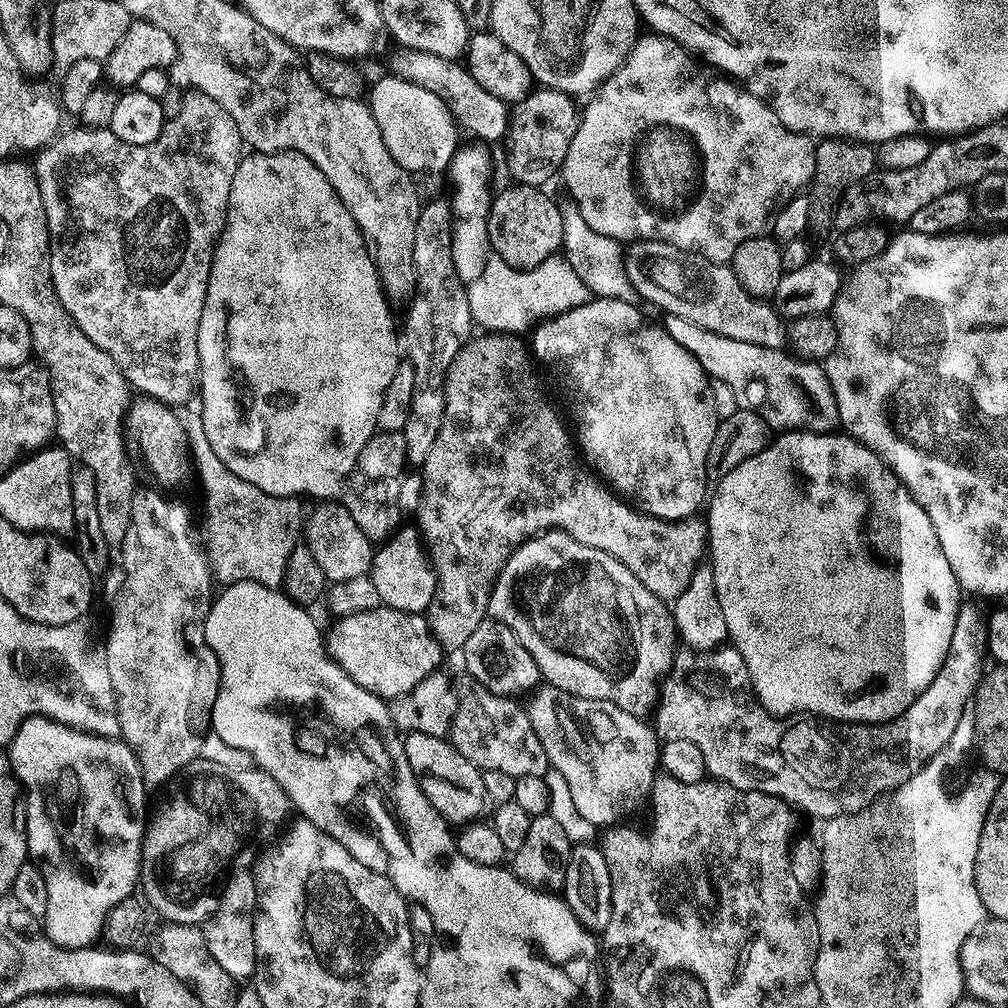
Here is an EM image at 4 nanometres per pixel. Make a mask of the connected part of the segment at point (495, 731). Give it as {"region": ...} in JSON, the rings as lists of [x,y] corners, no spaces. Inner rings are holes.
{"region":[[[473,680],[457,687],[457,705],[449,743],[481,771],[505,771],[511,777],[544,776],[550,765],[542,742],[534,734],[527,711],[513,697],[500,696]]]}

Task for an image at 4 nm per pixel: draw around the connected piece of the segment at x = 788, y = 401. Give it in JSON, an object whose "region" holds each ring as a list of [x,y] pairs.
{"region":[[[665,315],[663,319],[662,327],[670,334],[670,338],[674,338],[674,342],[682,346],[682,350],[694,354],[694,358],[709,378],[728,387],[729,394],[736,399],[735,407],[757,412],[766,421],[769,429],[834,432],[840,428],[836,399],[819,363],[799,358],[779,348],[758,346],[754,342],[738,342],[738,338],[726,338],[726,334],[714,334],[710,330],[702,330],[702,326],[686,322],[686,318]]]}

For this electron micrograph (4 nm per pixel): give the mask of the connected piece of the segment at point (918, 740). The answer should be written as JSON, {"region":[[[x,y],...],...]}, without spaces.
{"region":[[[968,602],[961,603],[960,613],[954,622],[954,634],[950,637],[950,648],[946,650],[946,658],[942,662],[938,674],[934,674],[934,682],[930,682],[930,686],[926,686],[926,690],[922,690],[922,694],[918,694],[918,698],[914,698],[914,702],[905,712],[898,714],[898,718],[894,718],[888,724],[833,726],[831,723],[807,714],[772,716],[768,713],[767,710],[760,705],[760,701],[756,698],[756,693],[752,690],[750,674],[746,670],[746,662],[742,662],[742,654],[738,654],[736,648],[721,646],[712,652],[695,652],[693,648],[684,646],[673,655],[672,667],[666,677],[666,683],[662,688],[662,699],[659,701],[658,707],[654,712],[654,717],[656,716],[654,732],[655,735],[660,738],[667,738],[669,740],[683,738],[686,742],[694,742],[694,746],[698,746],[698,750],[702,750],[702,758],[706,758],[708,776],[713,780],[726,782],[738,790],[765,792],[771,796],[777,796],[779,800],[784,800],[787,804],[793,805],[797,809],[805,808],[810,815],[820,816],[819,818],[831,818],[833,816],[842,816],[853,812],[863,812],[868,805],[875,804],[878,798],[883,797],[885,794],[892,793],[895,788],[906,783],[906,781],[908,781],[908,779],[911,778],[911,776],[914,775],[931,756],[937,756],[938,753],[943,750],[946,746],[946,742],[950,742],[950,734],[954,734],[954,726],[958,726],[958,718],[966,711],[966,705],[973,699],[978,681],[985,671],[984,652],[986,656],[989,648],[990,633],[986,623],[985,613],[980,613],[974,605],[968,604]]]}

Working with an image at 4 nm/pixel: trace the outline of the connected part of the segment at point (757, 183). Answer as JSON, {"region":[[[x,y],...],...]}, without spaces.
{"region":[[[659,34],[647,35],[641,35],[637,39],[619,70],[596,89],[589,99],[593,100],[585,108],[583,105],[580,124],[570,142],[570,150],[566,154],[562,169],[564,184],[569,192],[567,195],[581,211],[587,225],[598,234],[609,236],[619,242],[635,242],[639,239],[661,240],[670,246],[695,252],[697,256],[704,256],[716,264],[728,264],[742,242],[754,239],[769,227],[774,213],[781,204],[811,185],[816,144],[813,137],[806,136],[803,132],[791,132],[789,128],[782,126],[782,122],[778,122],[778,114],[770,110],[767,99],[754,95],[735,79],[713,70],[670,37]]]}

